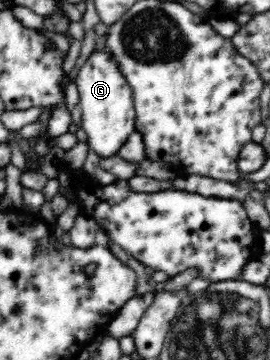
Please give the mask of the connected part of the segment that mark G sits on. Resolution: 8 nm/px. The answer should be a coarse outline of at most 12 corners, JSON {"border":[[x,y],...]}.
{"border":[[106,48],[77,74],[81,124],[99,157],[135,132],[132,88]]}

